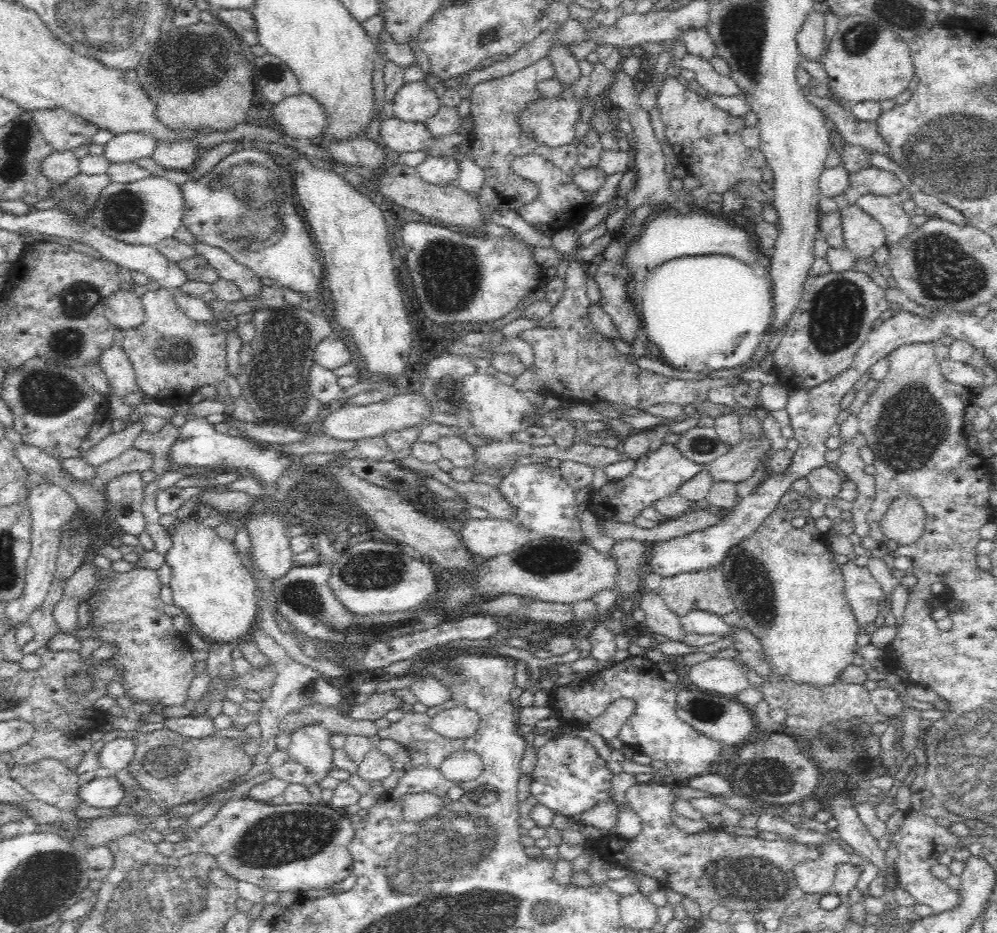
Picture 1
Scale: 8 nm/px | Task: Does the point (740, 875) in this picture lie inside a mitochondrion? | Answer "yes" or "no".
yes

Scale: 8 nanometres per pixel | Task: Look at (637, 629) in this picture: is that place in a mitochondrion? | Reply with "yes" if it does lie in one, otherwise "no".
no

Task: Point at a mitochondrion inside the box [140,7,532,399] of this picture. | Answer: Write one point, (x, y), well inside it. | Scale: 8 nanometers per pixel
(190, 61)

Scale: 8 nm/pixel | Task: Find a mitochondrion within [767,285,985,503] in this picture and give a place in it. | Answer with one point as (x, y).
(912, 427)

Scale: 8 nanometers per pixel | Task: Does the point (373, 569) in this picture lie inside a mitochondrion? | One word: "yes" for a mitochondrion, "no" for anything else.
yes

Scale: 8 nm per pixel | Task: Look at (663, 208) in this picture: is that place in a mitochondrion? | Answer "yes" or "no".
no

